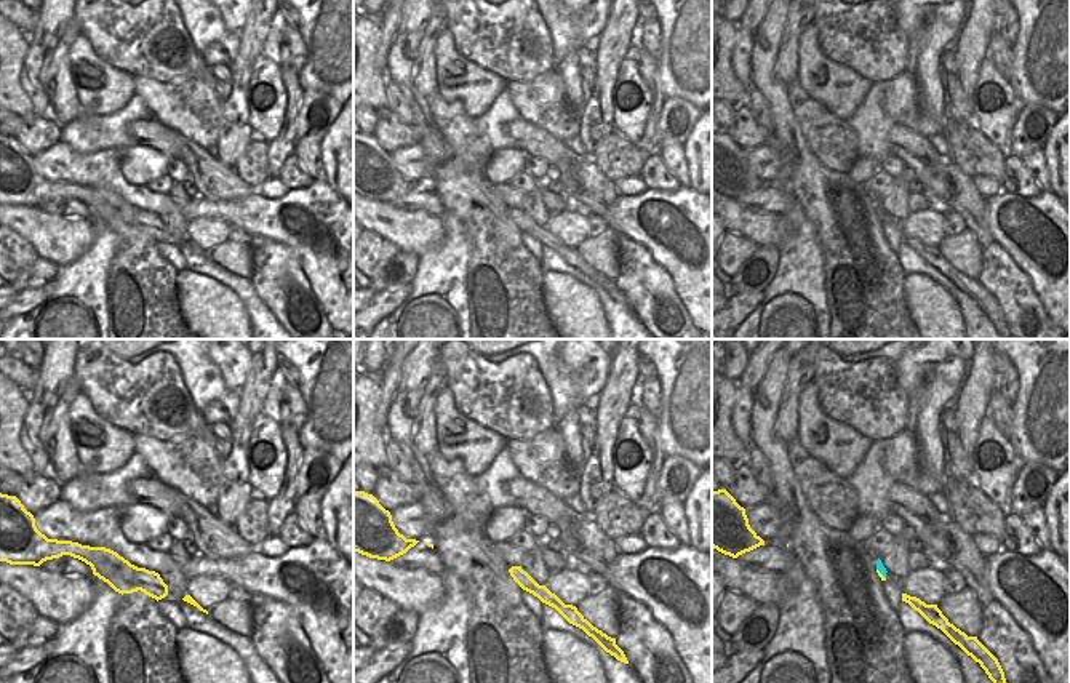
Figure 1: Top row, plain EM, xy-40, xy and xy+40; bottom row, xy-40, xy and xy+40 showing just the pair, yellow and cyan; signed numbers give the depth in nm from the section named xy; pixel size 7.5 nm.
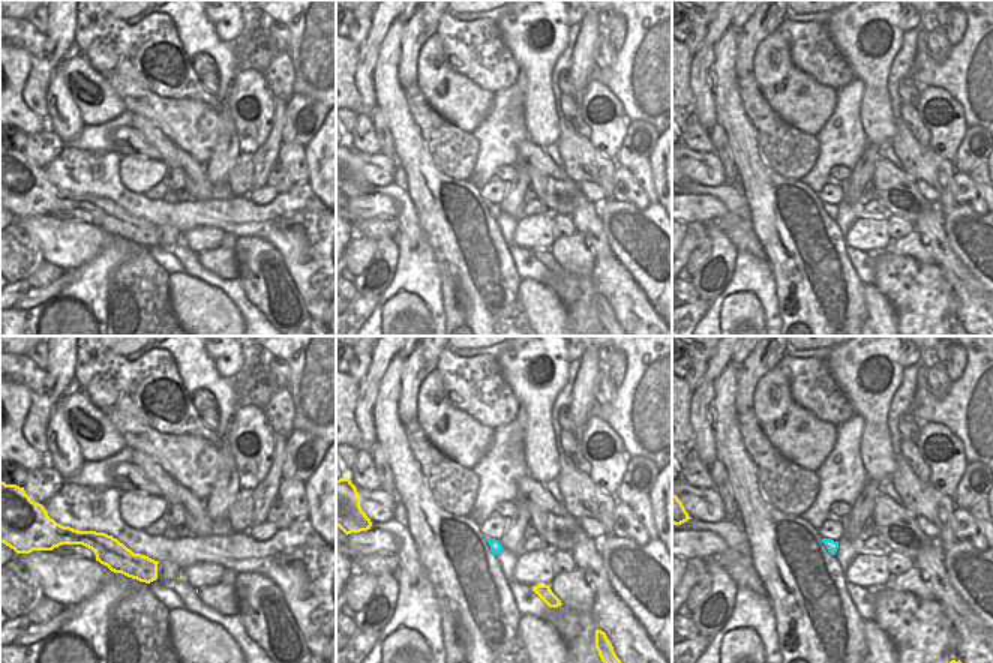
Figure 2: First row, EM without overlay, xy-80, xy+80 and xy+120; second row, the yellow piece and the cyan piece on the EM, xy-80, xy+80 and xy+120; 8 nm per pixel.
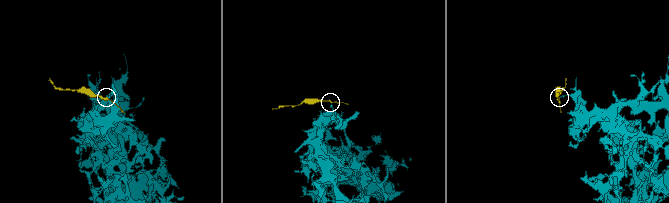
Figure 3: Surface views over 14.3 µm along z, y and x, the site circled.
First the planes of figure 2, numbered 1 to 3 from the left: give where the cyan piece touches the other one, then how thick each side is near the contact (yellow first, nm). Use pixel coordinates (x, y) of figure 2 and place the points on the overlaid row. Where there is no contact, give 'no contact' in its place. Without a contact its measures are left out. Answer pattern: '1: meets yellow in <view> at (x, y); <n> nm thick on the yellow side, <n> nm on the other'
1: no contact
2: no contact
3: no contact

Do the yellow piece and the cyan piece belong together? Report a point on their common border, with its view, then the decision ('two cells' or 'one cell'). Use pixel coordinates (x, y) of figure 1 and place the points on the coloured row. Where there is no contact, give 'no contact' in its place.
meets yellow in xy+40 at (880, 573); two cells

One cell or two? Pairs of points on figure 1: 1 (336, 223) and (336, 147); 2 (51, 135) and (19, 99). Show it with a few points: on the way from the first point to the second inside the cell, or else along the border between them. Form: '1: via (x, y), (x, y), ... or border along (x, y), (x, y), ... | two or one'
1: border along (325, 179), (336, 192) | two
2: border along (32, 112), (23, 119) | two

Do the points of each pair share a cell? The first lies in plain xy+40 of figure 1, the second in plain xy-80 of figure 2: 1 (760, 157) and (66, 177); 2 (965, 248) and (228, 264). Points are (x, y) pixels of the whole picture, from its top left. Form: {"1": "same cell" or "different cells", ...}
{"1": "same cell", "2": "same cell"}

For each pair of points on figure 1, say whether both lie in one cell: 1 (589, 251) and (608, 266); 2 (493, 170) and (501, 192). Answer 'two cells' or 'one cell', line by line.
1: one cell
2: two cells

